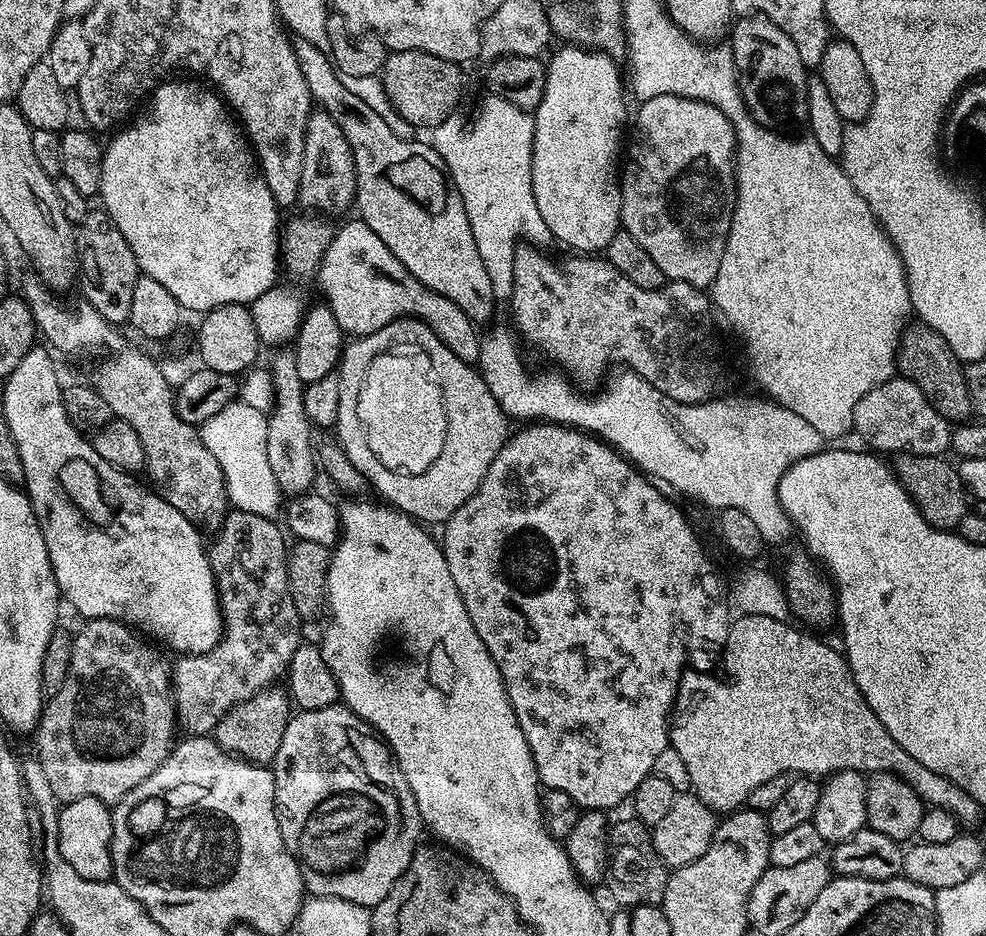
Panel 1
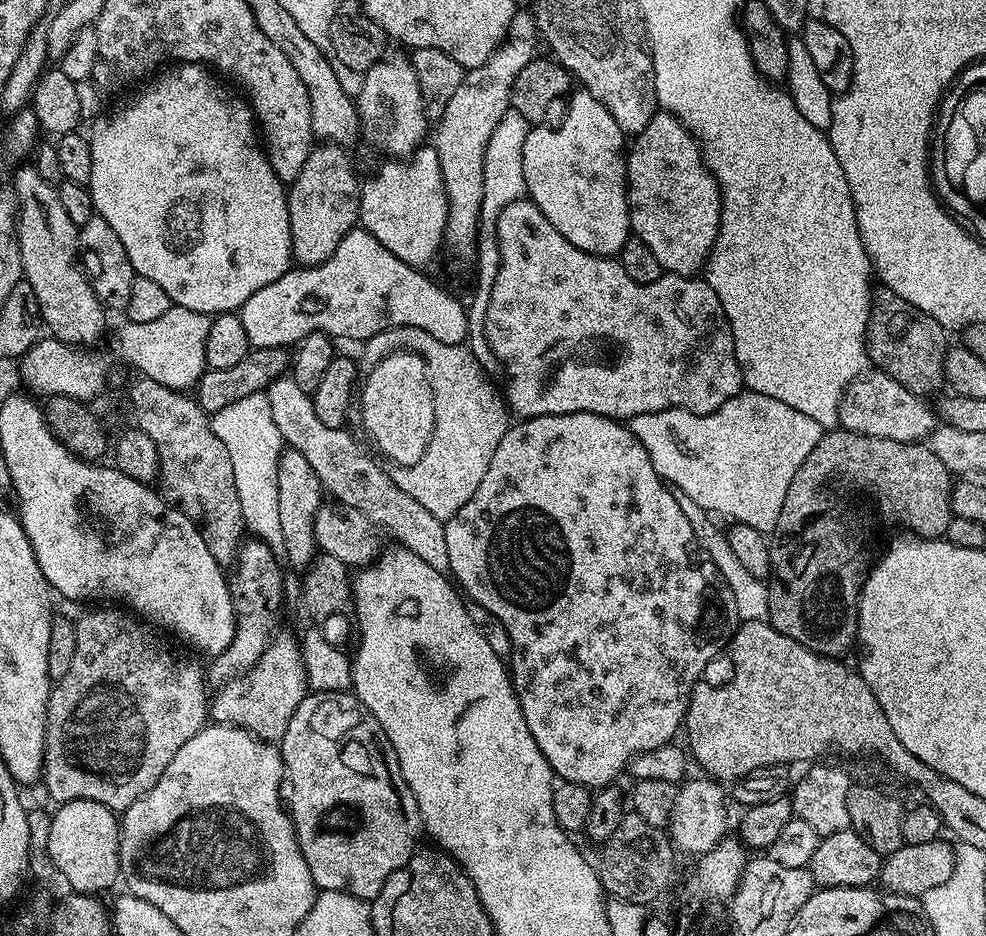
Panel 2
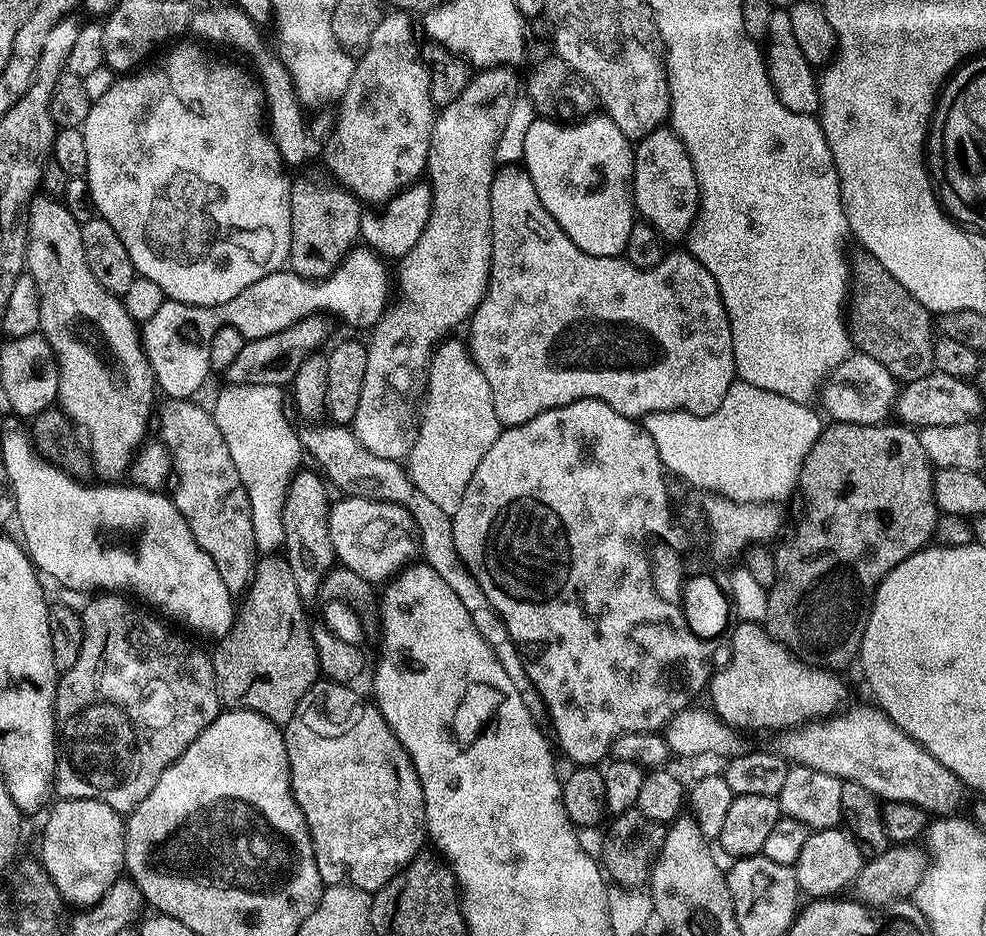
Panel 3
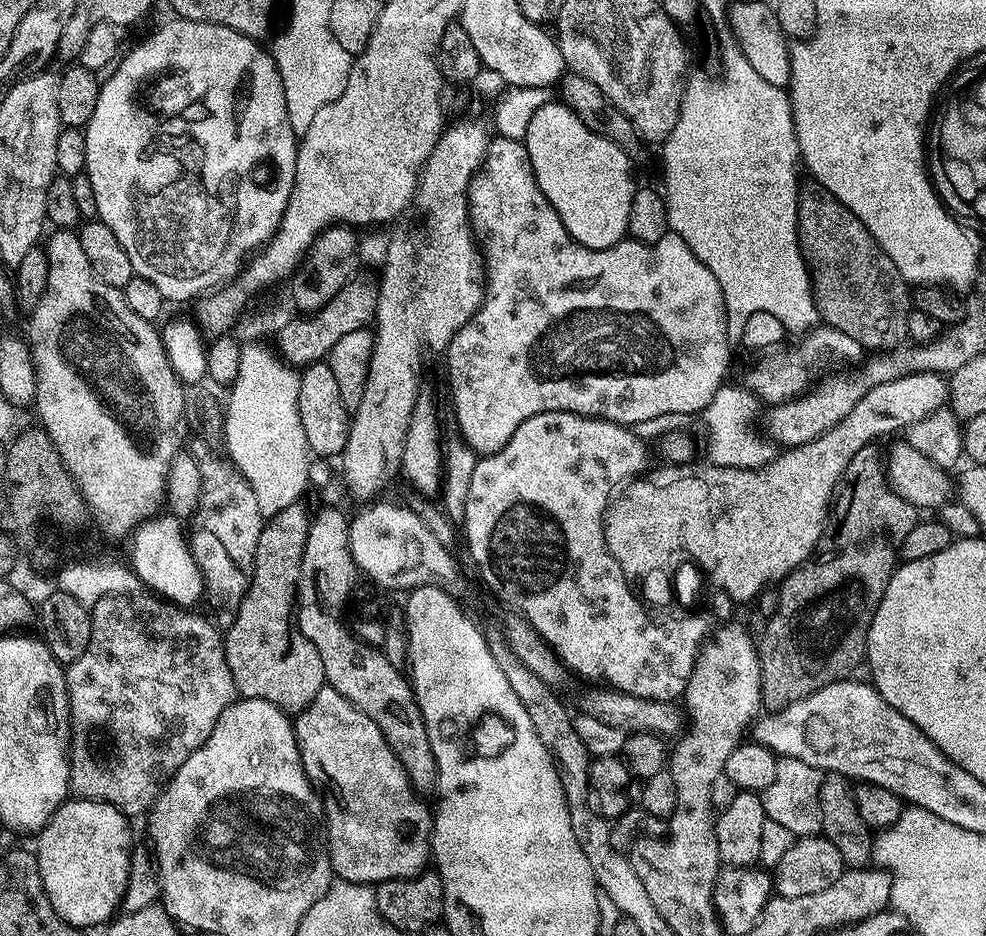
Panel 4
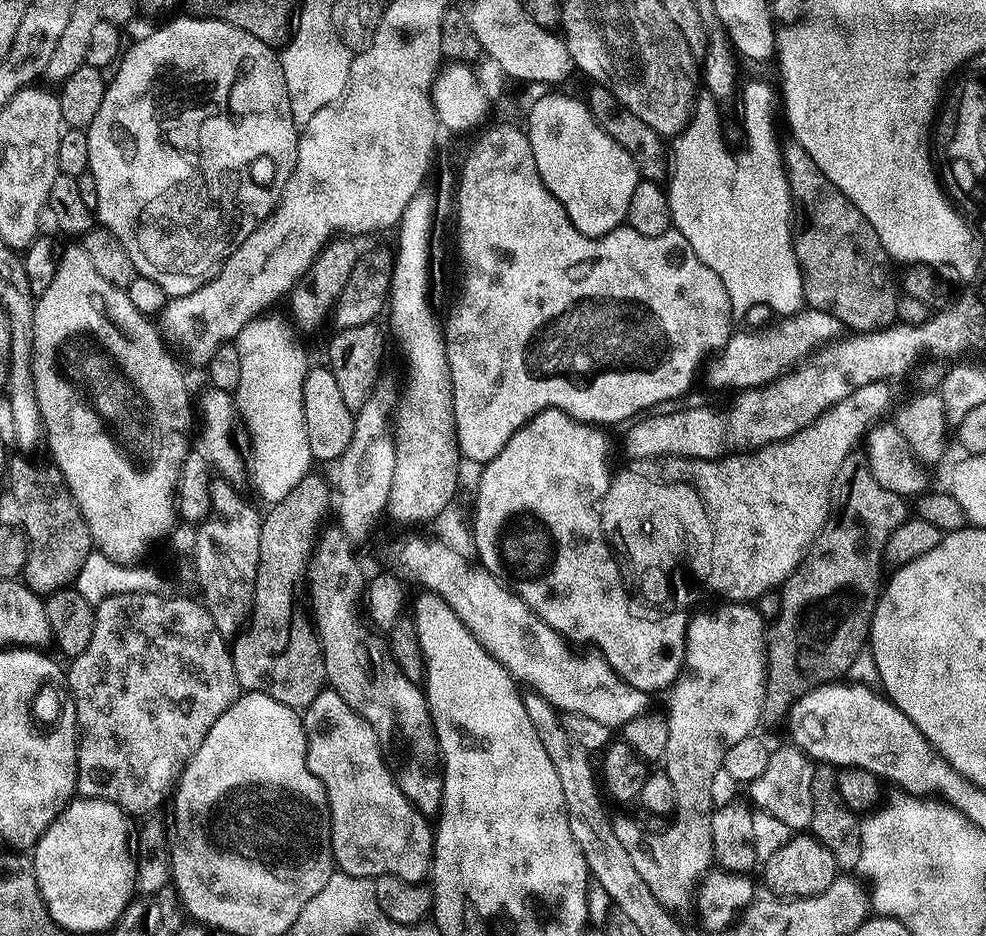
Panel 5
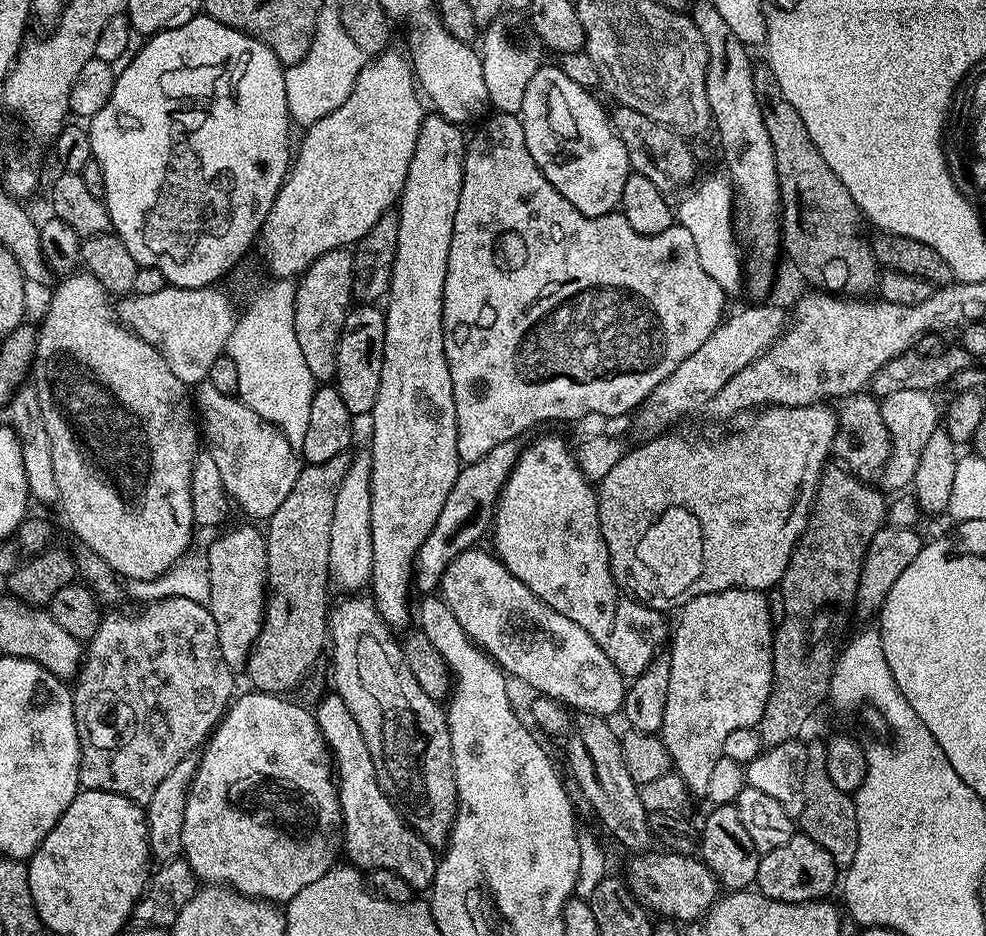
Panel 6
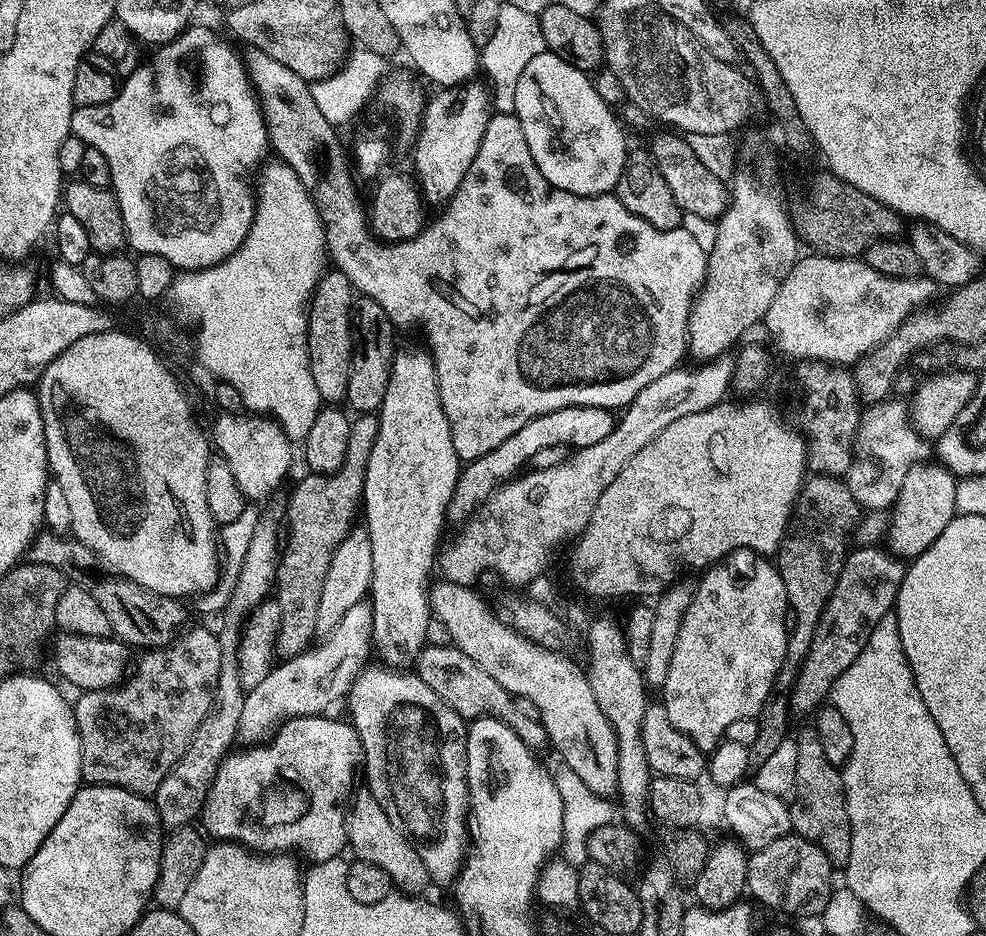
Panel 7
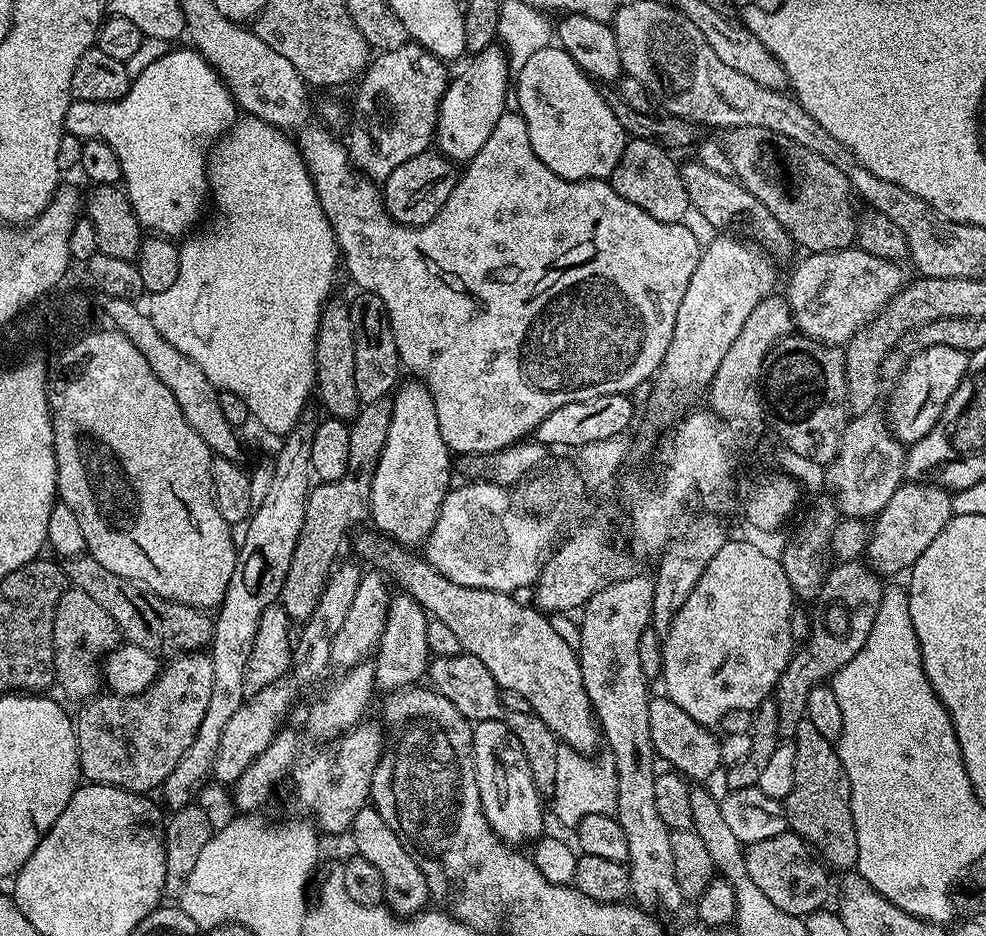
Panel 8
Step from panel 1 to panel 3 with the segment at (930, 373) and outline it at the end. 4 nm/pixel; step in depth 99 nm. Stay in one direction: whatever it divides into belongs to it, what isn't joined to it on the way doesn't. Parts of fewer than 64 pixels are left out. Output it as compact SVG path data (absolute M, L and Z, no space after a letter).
M861 251L861 256L851 257L850 275L846 291L846 327L849 341L861 353L869 355L900 382L917 380L933 371L932 342L934 320L928 309L919 304L878 262L871 252Z

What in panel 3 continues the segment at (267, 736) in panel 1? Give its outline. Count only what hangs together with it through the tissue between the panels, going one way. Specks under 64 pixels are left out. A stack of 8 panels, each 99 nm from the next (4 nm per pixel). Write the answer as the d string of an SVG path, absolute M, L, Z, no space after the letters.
M264 554L255 561L254 571L252 574L252 581L248 583L246 591L243 593L242 599L239 601L236 608L236 618L232 622L232 628L225 636L219 637L218 643L220 644L216 648L216 652L211 653L212 665L215 670L216 689L219 690L219 696L221 703L232 710L252 711L262 713L267 720L274 721L274 723L281 726L288 723L290 718L294 716L294 712L297 709L298 702L305 696L306 691L319 679L320 676L320 664L318 654L315 650L315 644L312 641L312 630L310 627L310 617L304 613L306 608L305 601L301 600L298 594L298 585L294 582L294 574L290 570L287 559L280 554Z

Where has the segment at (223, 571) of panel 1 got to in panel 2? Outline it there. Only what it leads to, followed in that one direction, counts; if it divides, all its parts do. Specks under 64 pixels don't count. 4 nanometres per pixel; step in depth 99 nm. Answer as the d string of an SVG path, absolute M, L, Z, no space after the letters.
M248 538L241 543L228 576L232 613L236 616L236 633L230 646L226 646L226 650L222 650L211 661L212 669L207 669L207 679L213 685L221 686L251 670L254 662L262 658L273 636L277 635L276 623L280 620L280 603L284 600L284 576L280 573L279 563L277 553L266 542Z

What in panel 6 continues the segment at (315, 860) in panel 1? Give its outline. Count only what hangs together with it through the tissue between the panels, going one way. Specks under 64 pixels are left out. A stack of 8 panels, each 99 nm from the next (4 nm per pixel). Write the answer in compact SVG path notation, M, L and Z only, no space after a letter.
M329 694L317 708L314 708L314 715L320 727L320 732L324 736L324 741L328 744L331 759L334 761L334 779L336 788L340 791L340 809L344 819L342 848L346 856L348 852L349 857L347 856L347 859L360 870L371 870L373 868L394 870L394 874L398 874L414 890L420 890L420 888L424 888L424 890L431 889L432 879L436 873L438 863L437 853L404 821L399 808L382 790L382 786L376 777L378 761L370 758L366 738L362 738L362 730L358 730L358 722L354 722L354 714L350 714L346 702L342 702L340 696Z

